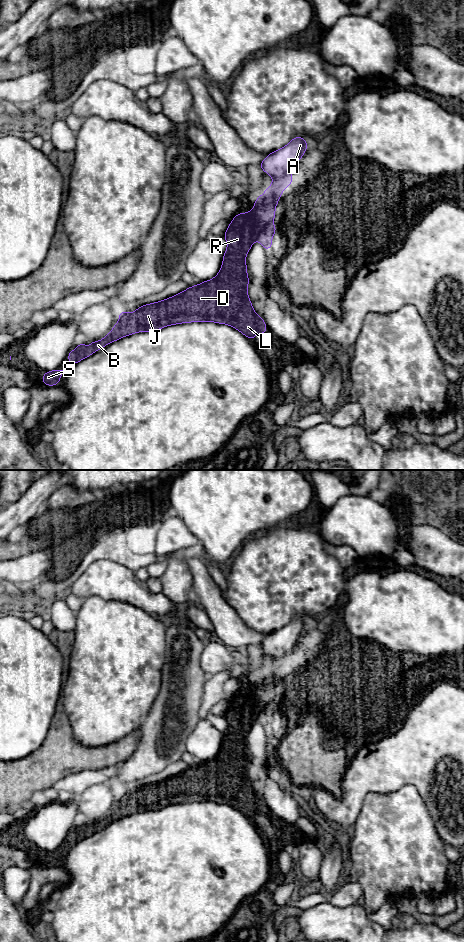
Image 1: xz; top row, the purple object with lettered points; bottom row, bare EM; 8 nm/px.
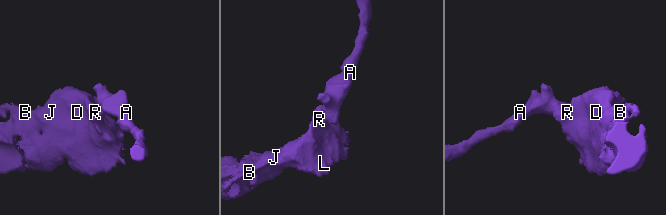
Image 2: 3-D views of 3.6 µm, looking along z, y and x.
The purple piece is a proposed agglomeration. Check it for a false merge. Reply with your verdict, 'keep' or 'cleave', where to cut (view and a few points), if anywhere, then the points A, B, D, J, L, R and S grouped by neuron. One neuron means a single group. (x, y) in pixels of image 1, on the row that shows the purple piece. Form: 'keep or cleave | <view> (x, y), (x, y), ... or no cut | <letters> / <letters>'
cleave | xz (250, 211), (253, 217), (253, 230), (257, 239) | A / B D J L R S

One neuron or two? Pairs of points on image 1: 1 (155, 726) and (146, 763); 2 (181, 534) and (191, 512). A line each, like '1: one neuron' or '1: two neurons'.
1: one neuron
2: two neurons

